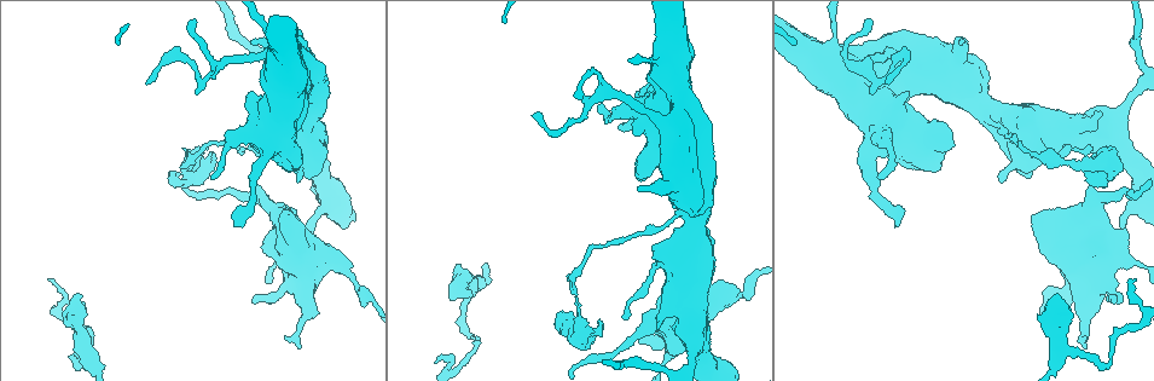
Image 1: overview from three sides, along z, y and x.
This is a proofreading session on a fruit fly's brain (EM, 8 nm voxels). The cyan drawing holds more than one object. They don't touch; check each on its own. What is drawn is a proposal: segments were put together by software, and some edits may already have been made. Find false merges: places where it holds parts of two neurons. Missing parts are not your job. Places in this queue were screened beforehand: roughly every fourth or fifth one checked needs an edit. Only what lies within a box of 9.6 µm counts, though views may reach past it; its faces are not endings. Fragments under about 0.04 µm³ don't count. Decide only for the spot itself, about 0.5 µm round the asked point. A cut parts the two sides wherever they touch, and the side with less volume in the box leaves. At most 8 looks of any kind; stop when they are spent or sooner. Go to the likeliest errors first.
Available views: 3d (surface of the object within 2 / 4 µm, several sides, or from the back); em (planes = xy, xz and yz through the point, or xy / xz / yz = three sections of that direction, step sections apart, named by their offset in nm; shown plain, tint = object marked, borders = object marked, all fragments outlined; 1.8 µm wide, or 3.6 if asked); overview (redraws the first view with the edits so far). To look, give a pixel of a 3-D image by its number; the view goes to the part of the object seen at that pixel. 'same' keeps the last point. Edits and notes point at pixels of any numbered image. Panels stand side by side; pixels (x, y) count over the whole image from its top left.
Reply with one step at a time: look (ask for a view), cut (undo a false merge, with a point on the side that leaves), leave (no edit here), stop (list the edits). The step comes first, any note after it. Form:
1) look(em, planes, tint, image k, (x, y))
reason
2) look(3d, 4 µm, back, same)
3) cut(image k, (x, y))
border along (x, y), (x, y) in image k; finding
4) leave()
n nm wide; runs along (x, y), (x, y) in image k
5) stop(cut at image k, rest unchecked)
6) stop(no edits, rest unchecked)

look(3d, 4 µm, image 1, (579, 323))
calibre changes

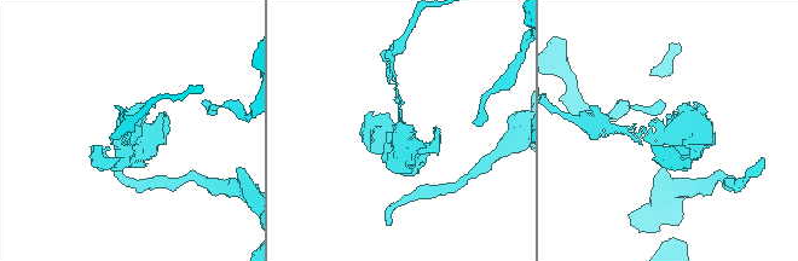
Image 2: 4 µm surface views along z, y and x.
look(em, planes, tint, image 2, (132, 137))
need the tissue

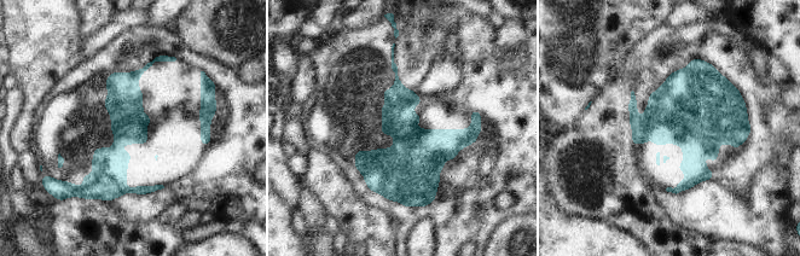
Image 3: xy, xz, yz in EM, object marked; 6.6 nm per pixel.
leave()
runs along (137, 74), (106, 195) in image 3; one neuron here

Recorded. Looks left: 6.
look(em, 3.6 µm, planes, tint, image 1, (1121, 252))
abrupt turn

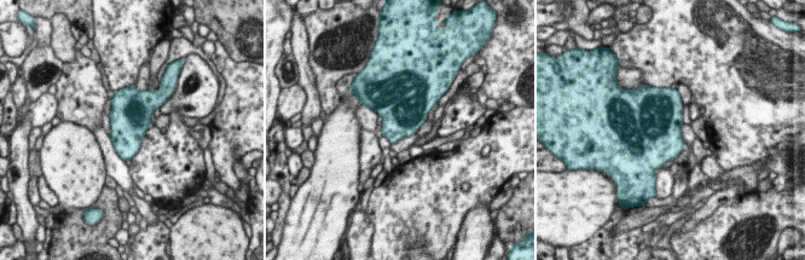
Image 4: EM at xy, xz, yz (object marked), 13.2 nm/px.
leave()
one neuron here

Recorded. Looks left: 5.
look(em, planes, tint, image 1, (82, 347))
arms run side by side

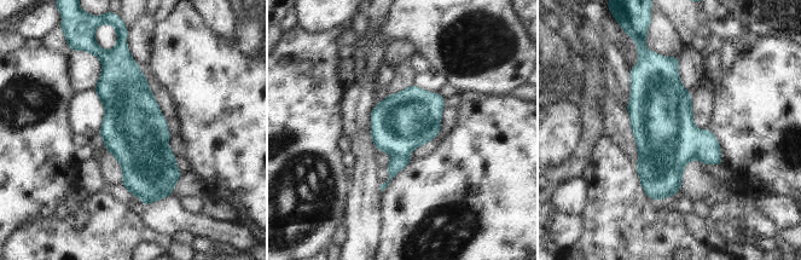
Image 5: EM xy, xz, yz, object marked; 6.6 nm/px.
leave()
continuous, no second neuron

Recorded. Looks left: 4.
stop(no edits, rest unchecked)

